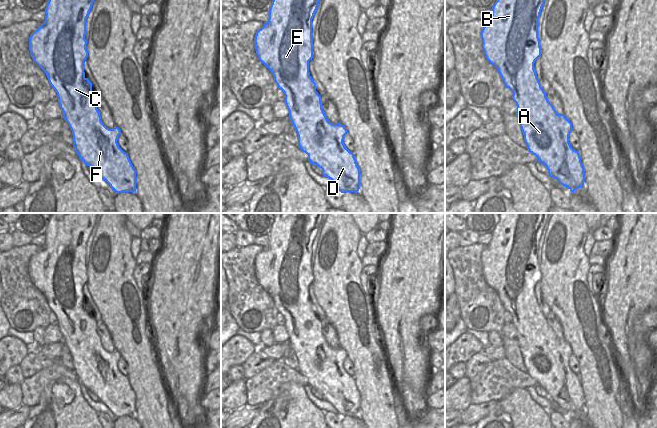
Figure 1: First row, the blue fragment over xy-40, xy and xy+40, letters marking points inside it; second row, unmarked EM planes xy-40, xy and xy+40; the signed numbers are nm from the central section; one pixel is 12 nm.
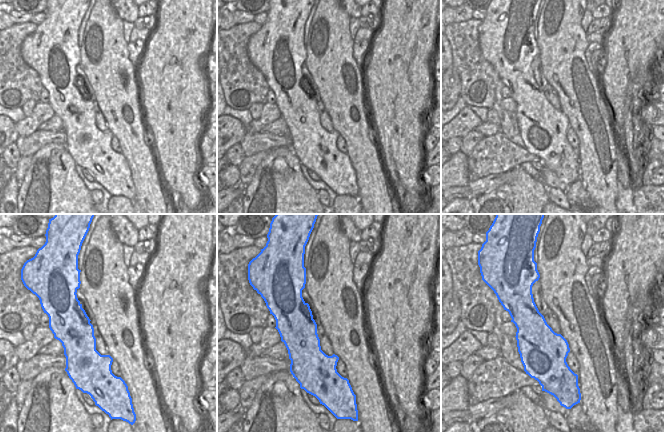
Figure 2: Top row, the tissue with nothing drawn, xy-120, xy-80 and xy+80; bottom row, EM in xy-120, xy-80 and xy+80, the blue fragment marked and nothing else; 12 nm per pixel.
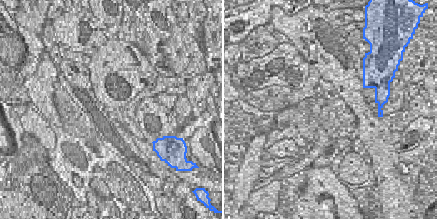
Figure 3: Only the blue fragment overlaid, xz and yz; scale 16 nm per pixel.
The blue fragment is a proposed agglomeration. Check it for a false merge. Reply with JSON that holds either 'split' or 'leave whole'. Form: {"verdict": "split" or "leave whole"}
{"verdict": "leave whole"}

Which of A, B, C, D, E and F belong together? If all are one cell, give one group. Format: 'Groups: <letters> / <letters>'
Groups: A B C D E F.

